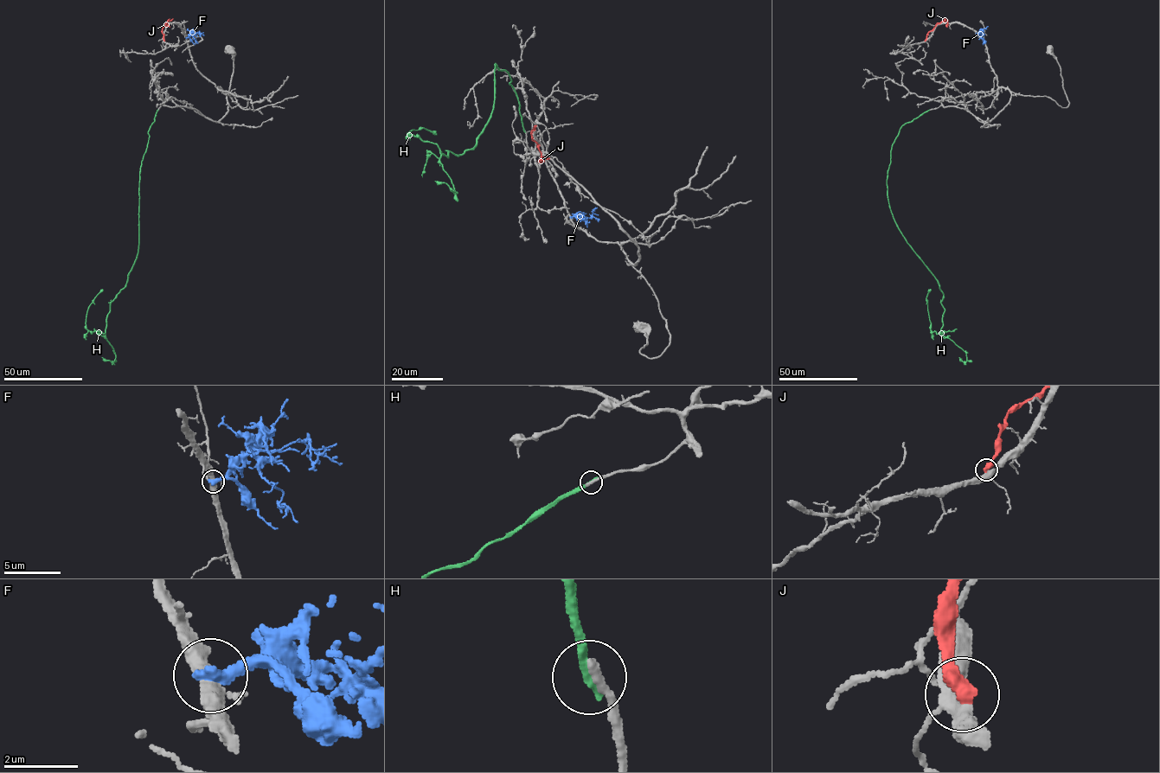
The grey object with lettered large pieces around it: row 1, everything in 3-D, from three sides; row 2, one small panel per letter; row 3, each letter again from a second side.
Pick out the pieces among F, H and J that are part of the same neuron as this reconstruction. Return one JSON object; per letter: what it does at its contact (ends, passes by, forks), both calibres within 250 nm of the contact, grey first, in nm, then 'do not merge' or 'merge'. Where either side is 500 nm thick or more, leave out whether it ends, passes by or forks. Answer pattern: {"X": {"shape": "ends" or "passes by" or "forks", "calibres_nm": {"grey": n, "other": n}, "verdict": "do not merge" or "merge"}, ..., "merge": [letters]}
{"F": {"shape": "ends", "calibres_nm": {"grey": 440, "other": 400}, "verdict": "do not merge"}, "H": {"shape": "ends", "calibres_nm": {"grey": 280, "other": 300}, "verdict": "do not merge"}, "J": {"shape": "ends", "calibres_nm": {"grey": 360, "other": 460}, "verdict": "do not merge"}, "merge": []}

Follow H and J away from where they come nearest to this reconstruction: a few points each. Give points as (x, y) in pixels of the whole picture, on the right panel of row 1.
H: (928, 111), (901, 127), (892, 145), (887, 195), (898, 229), (943, 293), (938, 334), (930, 329), (931, 290)
J: (925, 41), (937, 23), (946, 20), (947, 27)

